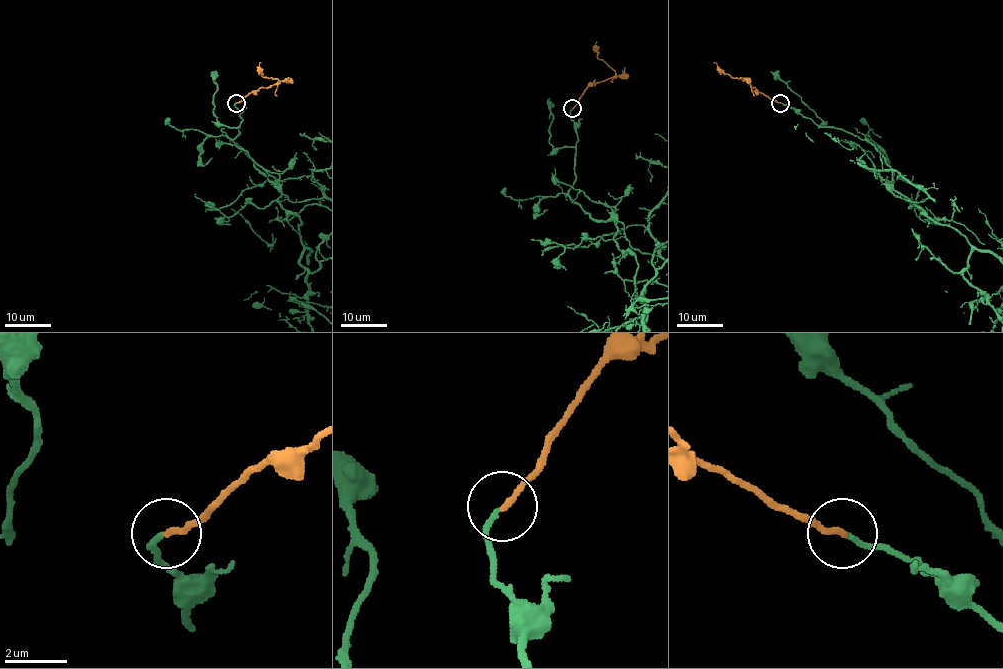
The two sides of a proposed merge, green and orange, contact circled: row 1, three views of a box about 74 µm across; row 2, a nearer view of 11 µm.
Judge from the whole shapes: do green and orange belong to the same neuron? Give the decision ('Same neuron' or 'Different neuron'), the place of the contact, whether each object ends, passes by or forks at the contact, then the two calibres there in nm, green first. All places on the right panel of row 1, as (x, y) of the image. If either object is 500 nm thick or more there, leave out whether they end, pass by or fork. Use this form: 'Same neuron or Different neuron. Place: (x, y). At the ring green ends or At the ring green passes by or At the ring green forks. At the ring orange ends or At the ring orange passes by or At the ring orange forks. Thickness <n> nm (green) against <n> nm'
Same neuron. Place: (780, 103). At the ring green ends. At the ring orange ends. Thickness 150 nm (green) against 200 nm

